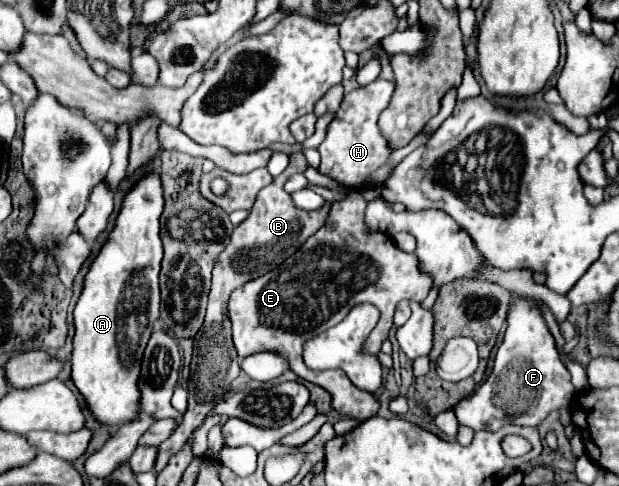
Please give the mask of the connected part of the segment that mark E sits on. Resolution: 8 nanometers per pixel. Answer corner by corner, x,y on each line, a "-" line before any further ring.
351,191
341,201
331,203
325,225
313,233
313,237
309,237
297,253
285,259
277,269
235,289
229,299
232,340
241,359
261,351
279,353
287,359
293,373
331,393
335,411
351,415
359,421
377,415
379,401
357,389
341,369
309,369
303,363
303,343
313,331
321,333
337,325
355,305
371,303
379,307
381,313
377,327
369,333
367,341
369,353
375,355
389,335
397,303
401,299
415,299
415,295
425,299
431,289
431,279
419,273
417,257
413,253
403,253
383,233
365,233
365,205
367,201
359,191

